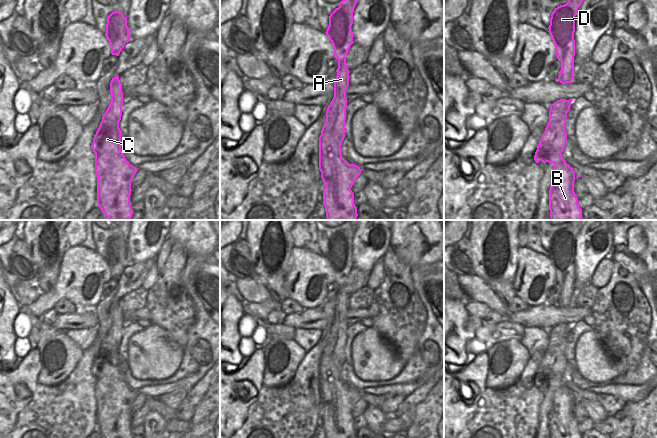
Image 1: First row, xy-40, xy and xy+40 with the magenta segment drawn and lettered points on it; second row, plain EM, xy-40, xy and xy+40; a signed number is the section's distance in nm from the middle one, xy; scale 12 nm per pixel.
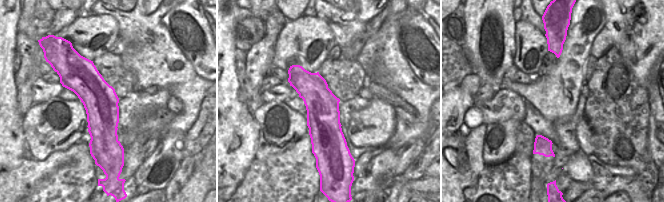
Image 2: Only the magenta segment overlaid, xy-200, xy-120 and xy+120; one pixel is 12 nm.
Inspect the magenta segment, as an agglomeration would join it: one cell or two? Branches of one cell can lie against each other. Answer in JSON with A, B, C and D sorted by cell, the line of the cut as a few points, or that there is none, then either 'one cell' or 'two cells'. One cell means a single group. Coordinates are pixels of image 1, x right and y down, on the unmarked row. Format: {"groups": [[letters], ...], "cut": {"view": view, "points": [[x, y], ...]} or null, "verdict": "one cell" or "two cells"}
{"groups": [["A", "D"], ["B", "C"]], "cut": {"view": "xy", "points": [[334, 316], [338, 324], [346, 323]]}, "verdict": "two cells"}

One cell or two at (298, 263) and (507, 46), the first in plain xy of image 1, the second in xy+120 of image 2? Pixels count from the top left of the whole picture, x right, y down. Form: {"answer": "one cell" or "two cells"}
{"answer": "two cells"}

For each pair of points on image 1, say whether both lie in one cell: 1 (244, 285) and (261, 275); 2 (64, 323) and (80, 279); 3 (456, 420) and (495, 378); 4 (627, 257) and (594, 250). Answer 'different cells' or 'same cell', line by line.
1: different cells
2: different cells
3: different cells
4: different cells

